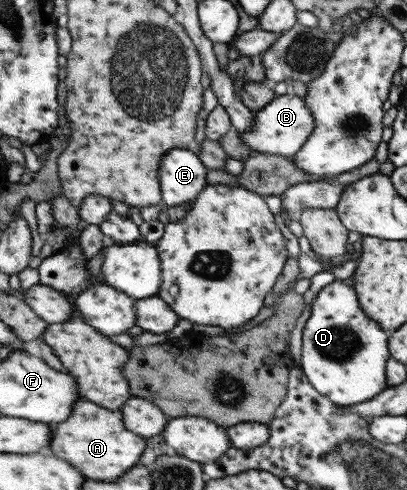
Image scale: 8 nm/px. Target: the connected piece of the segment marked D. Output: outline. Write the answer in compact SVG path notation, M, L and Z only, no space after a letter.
M331 280L319 290L310 304L309 317L301 330L301 359L297 365L317 393L331 401L333 405L353 406L378 396L386 389L385 363L390 357L387 348L388 332L384 331L359 308L356 292L346 281Z

